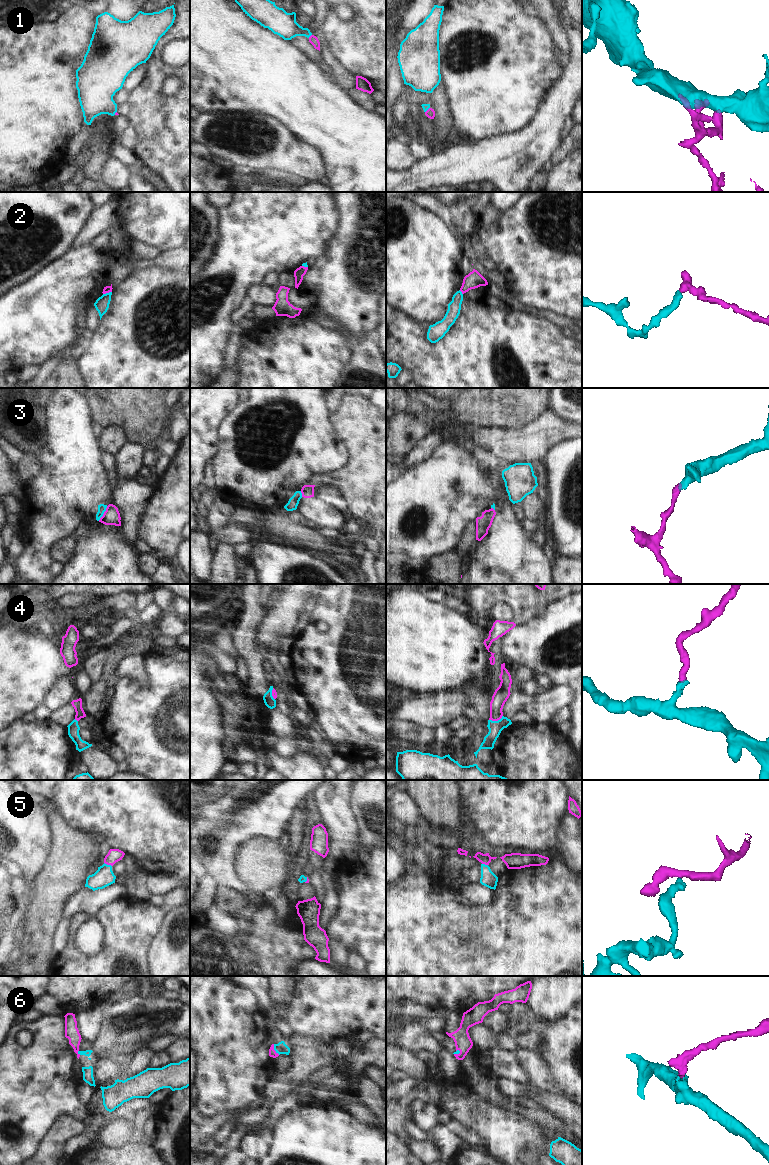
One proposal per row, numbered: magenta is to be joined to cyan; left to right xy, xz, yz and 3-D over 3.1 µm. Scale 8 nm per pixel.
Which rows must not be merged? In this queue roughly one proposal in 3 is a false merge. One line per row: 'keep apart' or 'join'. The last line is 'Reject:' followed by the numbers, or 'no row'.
1: join
2: keep apart
3: keep apart
4: join
5: join
6: join
Reject: 2, 3

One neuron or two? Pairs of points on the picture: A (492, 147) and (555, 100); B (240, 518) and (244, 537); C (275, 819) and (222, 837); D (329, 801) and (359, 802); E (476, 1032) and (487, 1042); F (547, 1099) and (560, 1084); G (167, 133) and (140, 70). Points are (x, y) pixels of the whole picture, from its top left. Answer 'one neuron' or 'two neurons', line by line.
A: one neuron
B: two neurons
C: one neuron
D: two neurons
E: one neuron
F: two neurons
G: two neurons

